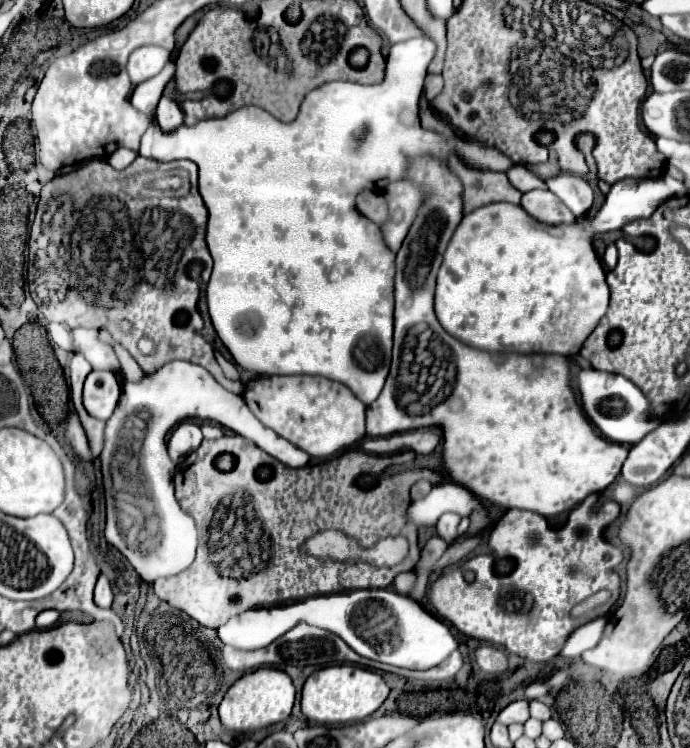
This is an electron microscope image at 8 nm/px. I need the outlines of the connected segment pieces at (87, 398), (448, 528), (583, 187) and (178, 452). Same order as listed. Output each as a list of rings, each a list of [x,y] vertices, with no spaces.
[[[90,372],[84,382],[84,408],[98,420],[108,420],[118,404],[120,384],[112,372]]]
[[[444,514],[444,516],[440,516],[440,520],[436,524],[436,532],[446,544],[452,544],[458,538],[458,530],[456,530],[458,524],[460,524],[458,514]]]
[[[562,172],[554,178],[548,178],[546,186],[572,210],[574,216],[584,216],[592,206],[592,188],[578,174]]]
[[[186,420],[178,424],[178,428],[172,432],[168,440],[168,454],[174,462],[180,462],[184,456],[194,452],[202,444],[202,432],[200,426],[192,420]]]

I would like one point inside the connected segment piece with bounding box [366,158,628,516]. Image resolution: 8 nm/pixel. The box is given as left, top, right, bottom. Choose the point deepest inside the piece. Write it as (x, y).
(513, 433)

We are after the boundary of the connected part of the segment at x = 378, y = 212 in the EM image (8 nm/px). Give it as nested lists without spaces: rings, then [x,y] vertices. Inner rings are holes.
[[[364,190],[358,194],[358,210],[378,226],[382,226],[388,220],[388,204],[384,196],[372,190]]]

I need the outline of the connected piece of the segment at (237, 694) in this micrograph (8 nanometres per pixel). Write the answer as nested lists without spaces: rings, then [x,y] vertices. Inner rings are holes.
[[[258,668],[254,672],[244,674],[228,688],[224,700],[220,702],[220,720],[228,730],[252,732],[286,720],[292,712],[292,706],[294,706],[294,684],[290,676],[276,668]]]

